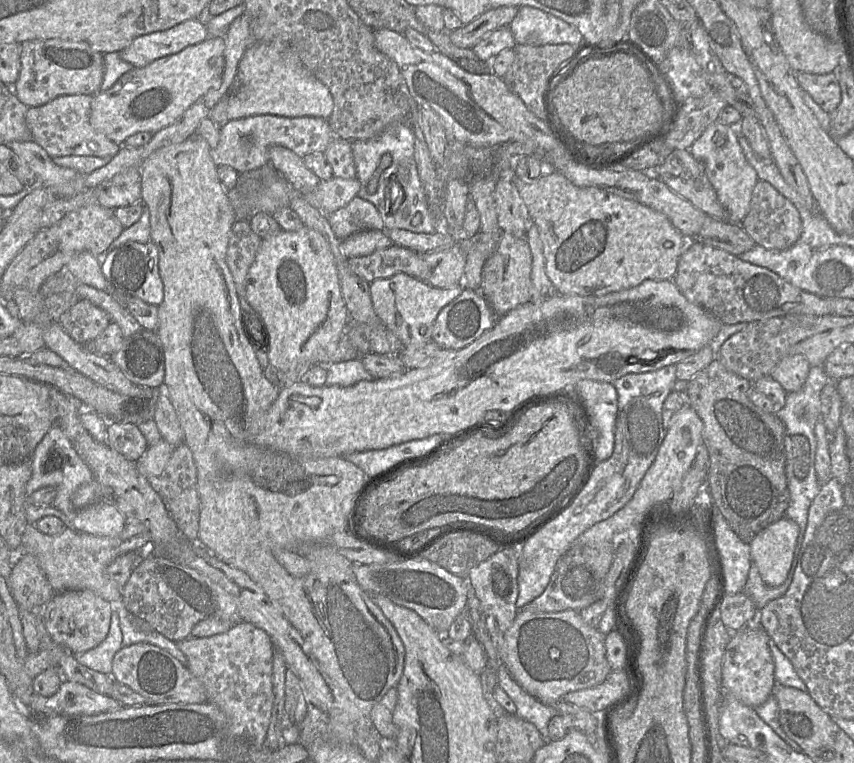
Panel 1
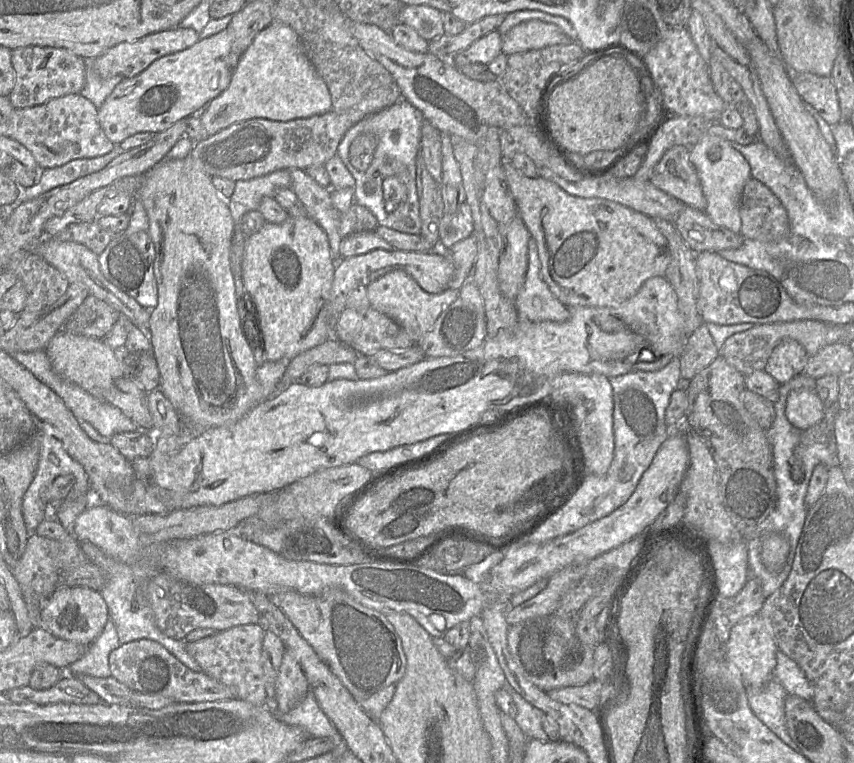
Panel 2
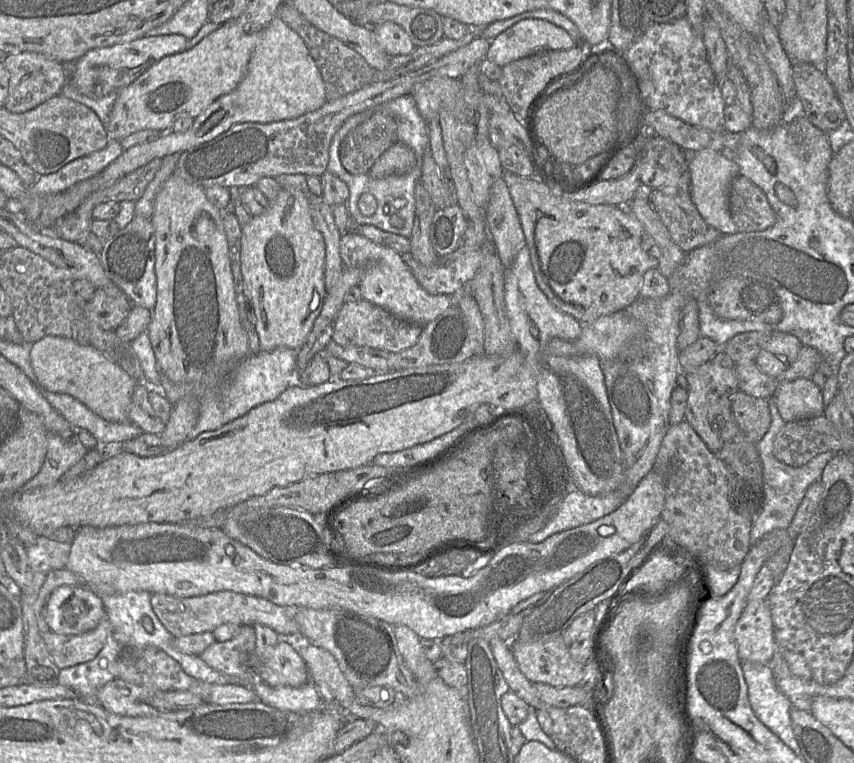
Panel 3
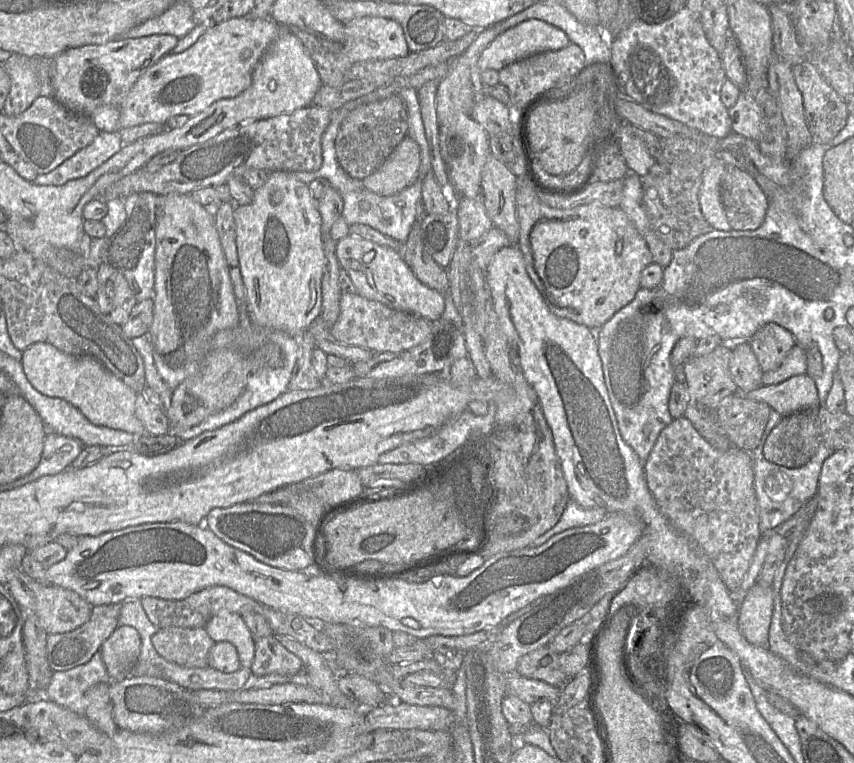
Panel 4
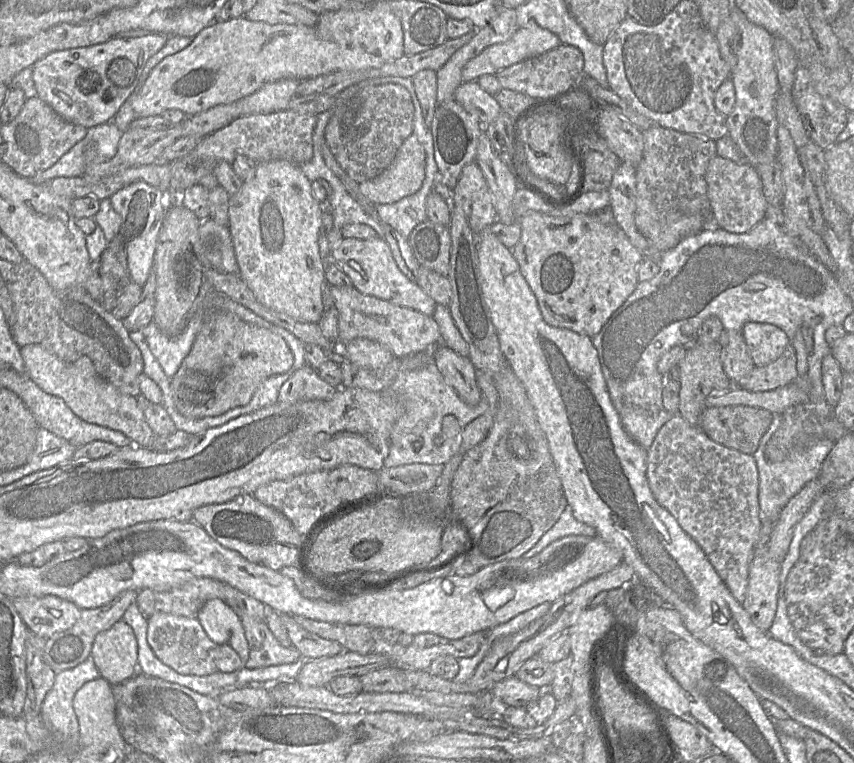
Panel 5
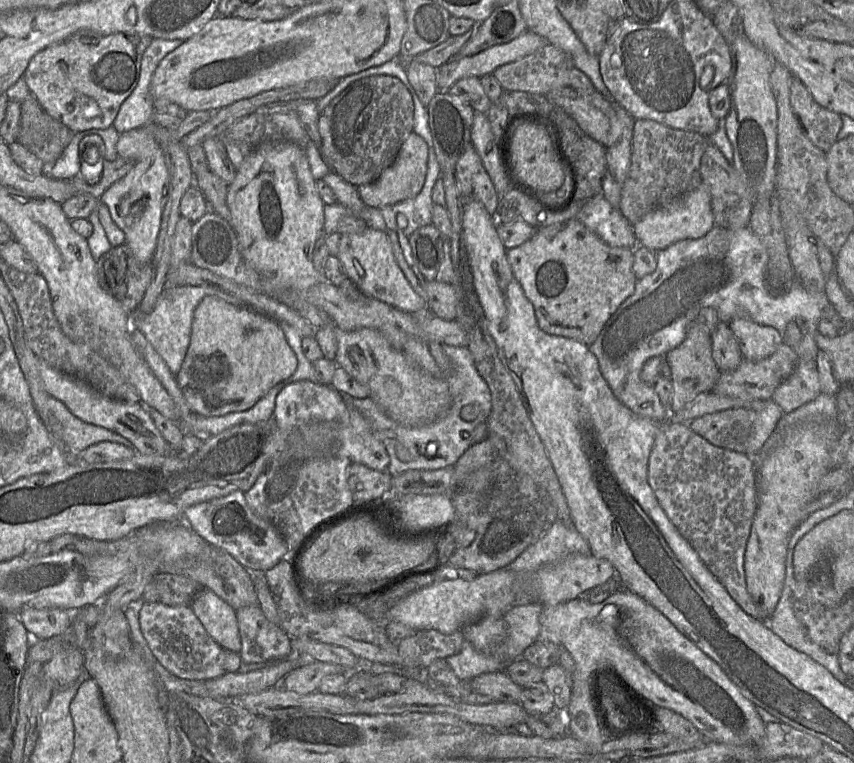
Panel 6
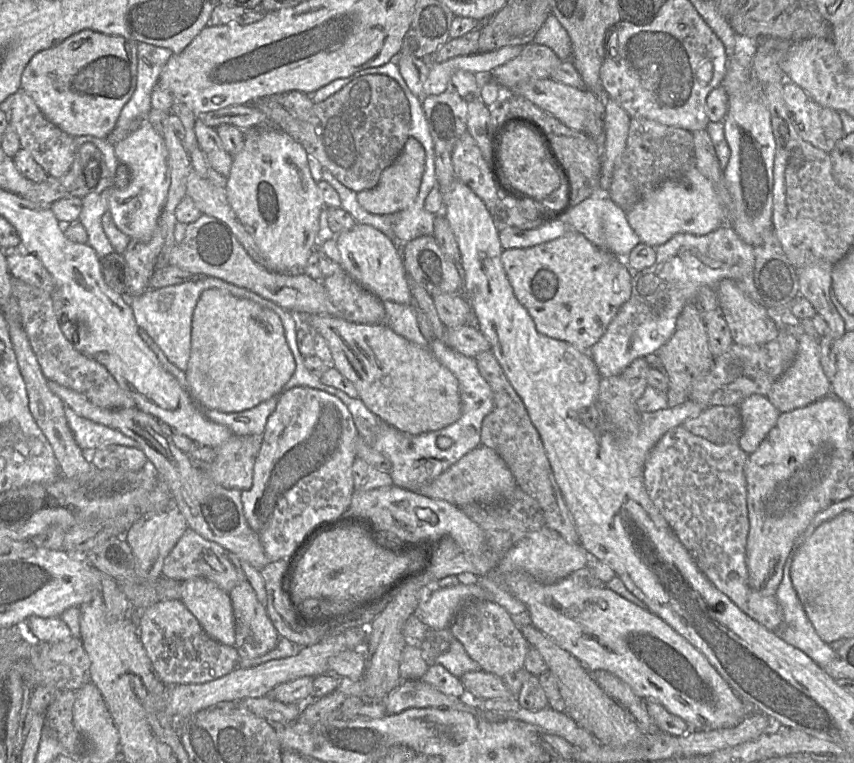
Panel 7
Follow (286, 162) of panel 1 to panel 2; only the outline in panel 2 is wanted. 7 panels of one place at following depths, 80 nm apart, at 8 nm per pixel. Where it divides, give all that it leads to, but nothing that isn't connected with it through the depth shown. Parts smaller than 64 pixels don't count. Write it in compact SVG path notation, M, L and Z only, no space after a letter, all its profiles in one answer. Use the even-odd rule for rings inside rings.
M293 168L283 170L290 171L291 189L295 192L300 202L306 209L308 216L311 217L327 234L331 254L334 261L338 263L338 261L342 259L340 253L340 245L343 237L339 232L340 213L332 204L332 200L330 197L330 188L323 188L303 169Z

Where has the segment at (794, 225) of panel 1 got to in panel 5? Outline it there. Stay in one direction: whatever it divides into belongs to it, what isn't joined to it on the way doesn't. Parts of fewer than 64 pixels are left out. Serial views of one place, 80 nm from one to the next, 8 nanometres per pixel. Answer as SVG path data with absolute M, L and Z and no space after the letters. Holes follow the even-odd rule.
M714 156L706 168L707 197L713 223L731 233L745 233L766 216L767 202L762 180L756 169L747 163L734 163L730 159Z

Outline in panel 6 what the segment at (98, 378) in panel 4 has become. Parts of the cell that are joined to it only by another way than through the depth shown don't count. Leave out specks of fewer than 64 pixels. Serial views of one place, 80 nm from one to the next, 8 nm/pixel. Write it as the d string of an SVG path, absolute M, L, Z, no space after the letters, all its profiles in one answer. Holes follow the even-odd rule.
M39 360L39 370L45 390L63 402L72 414L84 422L114 431L134 444L134 450L143 455L167 455L173 451L155 426L142 403L125 403L110 399L83 380L60 373Z

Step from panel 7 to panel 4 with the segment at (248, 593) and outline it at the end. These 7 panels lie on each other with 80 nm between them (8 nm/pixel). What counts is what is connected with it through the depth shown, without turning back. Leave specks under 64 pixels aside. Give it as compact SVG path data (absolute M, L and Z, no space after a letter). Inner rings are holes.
M275 635L255 640L255 655L250 670L257 676L271 673L294 675L303 669L301 659L286 649Z

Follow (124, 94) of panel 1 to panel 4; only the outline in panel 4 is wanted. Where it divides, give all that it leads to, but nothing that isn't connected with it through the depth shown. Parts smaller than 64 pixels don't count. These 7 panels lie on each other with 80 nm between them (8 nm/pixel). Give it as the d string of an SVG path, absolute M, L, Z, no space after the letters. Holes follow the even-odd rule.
M244 16L211 24L190 48L178 54L165 55L138 78L119 107L120 128L151 122L166 124L167 120L175 115L192 117L206 110L217 100L239 95L251 85L256 66L271 43L277 38L281 29L281 26L270 17Z

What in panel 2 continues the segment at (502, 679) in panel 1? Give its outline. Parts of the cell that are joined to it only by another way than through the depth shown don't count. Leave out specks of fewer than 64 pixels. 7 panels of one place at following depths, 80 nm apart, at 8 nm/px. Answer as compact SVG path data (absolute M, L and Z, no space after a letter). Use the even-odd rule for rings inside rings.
M507 682L505 689L513 698L517 706L516 723L525 736L529 739L536 739L542 742L550 742L548 735L542 727L542 718L545 713L527 702L519 693L517 693Z

